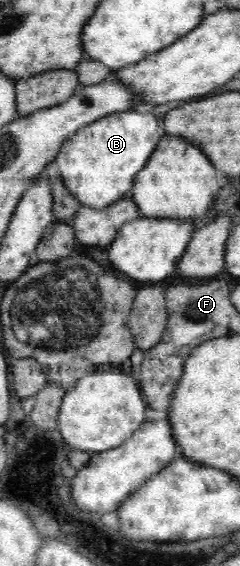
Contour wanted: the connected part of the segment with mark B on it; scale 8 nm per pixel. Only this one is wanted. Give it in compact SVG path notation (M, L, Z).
M113 113L75 132L62 144L55 162L67 190L81 204L94 209L107 208L129 195L133 178L147 164L161 136L159 122L153 113Z

